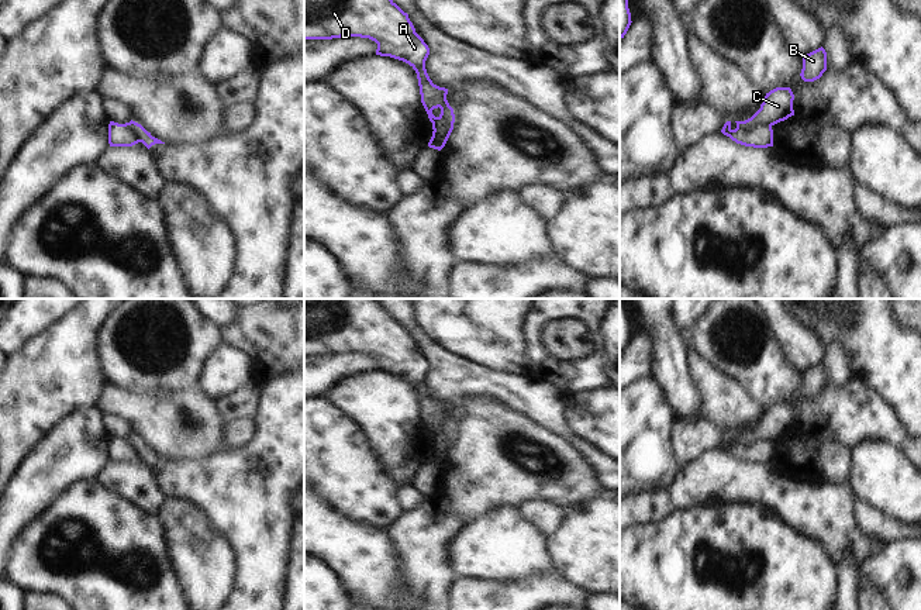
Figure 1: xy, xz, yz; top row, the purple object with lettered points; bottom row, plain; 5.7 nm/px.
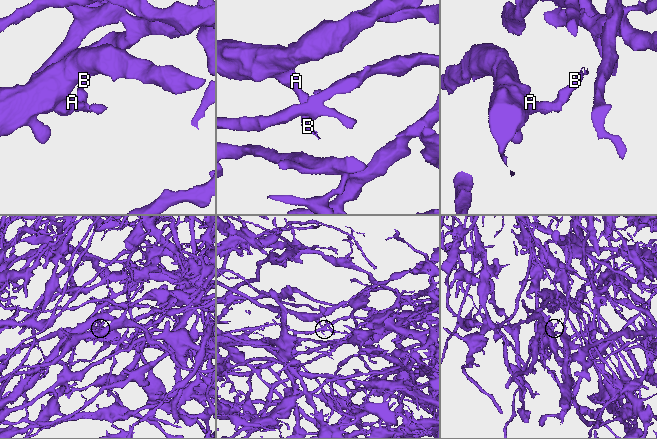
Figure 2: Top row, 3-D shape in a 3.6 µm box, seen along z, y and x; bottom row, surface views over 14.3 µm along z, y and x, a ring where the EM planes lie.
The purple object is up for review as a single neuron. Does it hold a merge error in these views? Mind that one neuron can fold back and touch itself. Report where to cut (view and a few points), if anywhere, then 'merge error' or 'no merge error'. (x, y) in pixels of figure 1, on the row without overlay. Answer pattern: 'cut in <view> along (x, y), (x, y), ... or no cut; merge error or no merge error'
cut in xz along (449, 421), (442, 428), (444, 443), (434, 445); merge error

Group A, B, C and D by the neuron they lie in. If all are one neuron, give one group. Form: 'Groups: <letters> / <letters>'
Groups: A D / B C

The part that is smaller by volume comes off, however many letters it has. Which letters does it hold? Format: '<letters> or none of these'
B, C

